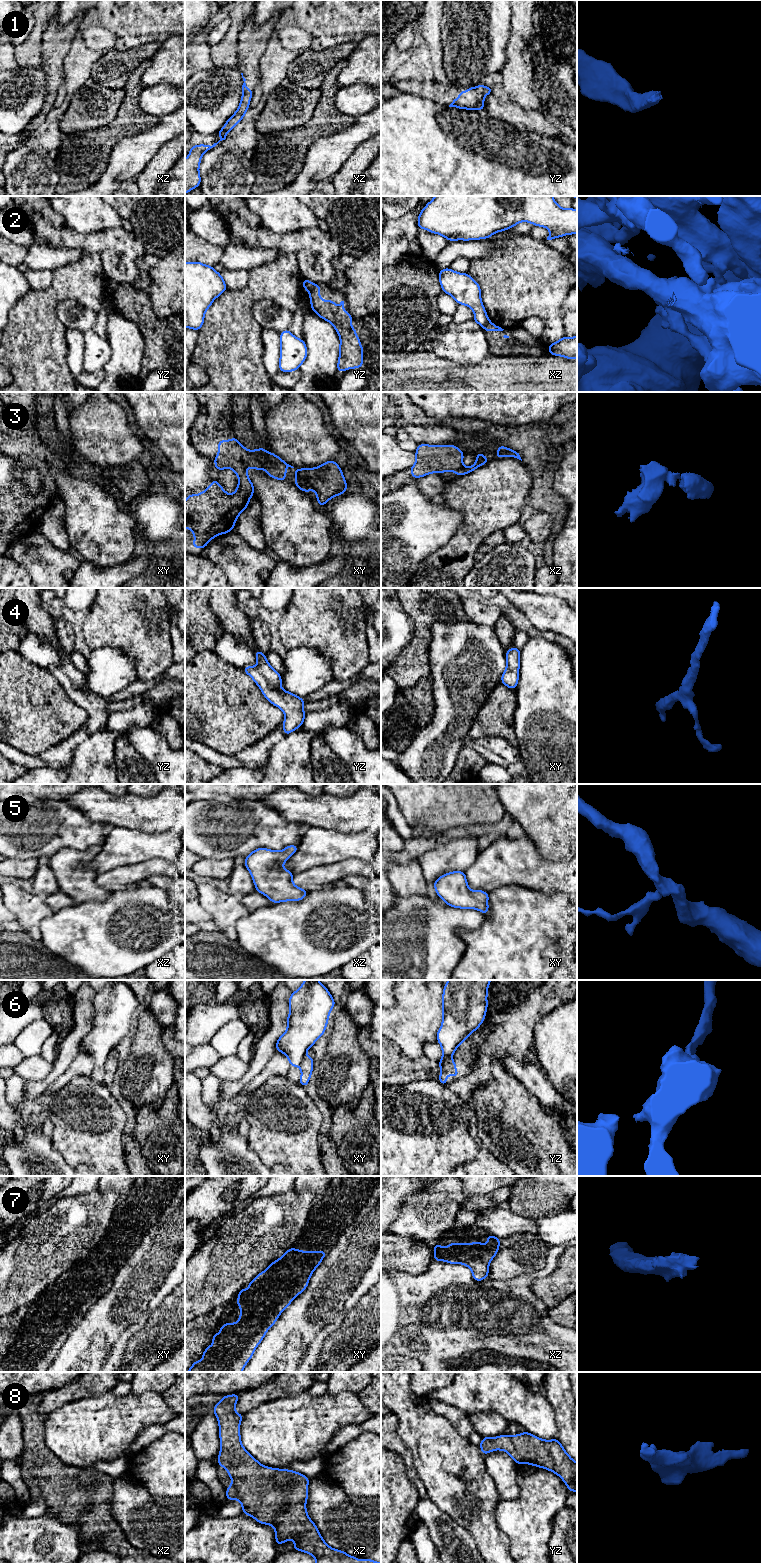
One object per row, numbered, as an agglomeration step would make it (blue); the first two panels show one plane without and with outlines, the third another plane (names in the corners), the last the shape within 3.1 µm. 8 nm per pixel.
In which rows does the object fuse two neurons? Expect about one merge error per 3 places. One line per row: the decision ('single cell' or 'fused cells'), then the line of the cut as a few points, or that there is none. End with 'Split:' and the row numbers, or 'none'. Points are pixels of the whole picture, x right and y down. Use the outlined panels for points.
1: single cell | no cut
2: fused cells | yz (314, 285), (309, 292)
3: fused cells | xy (266, 451), (263, 454), (262, 468)
4: single cell | no cut
5: single cell | no cut
6: fused cells | xy (305, 1055), (299, 1066)
7: single cell | no cut
8: single cell | no cut
Split: 2, 3, 6

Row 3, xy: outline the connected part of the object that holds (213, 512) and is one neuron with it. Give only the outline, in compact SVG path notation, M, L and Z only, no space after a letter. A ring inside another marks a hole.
M237 437L231 440L218 441L218 455L214 457L215 469L232 469L238 476L238 486L233 494L228 494L216 479L208 488L197 494L188 494L185 501L185 528L194 533L193 548L205 549L206 545L216 536L229 533L233 530L238 516L247 508L249 500L254 495L254 485L248 477L246 468L263 469L263 454L266 450L261 447L257 450L247 450L238 442Z

